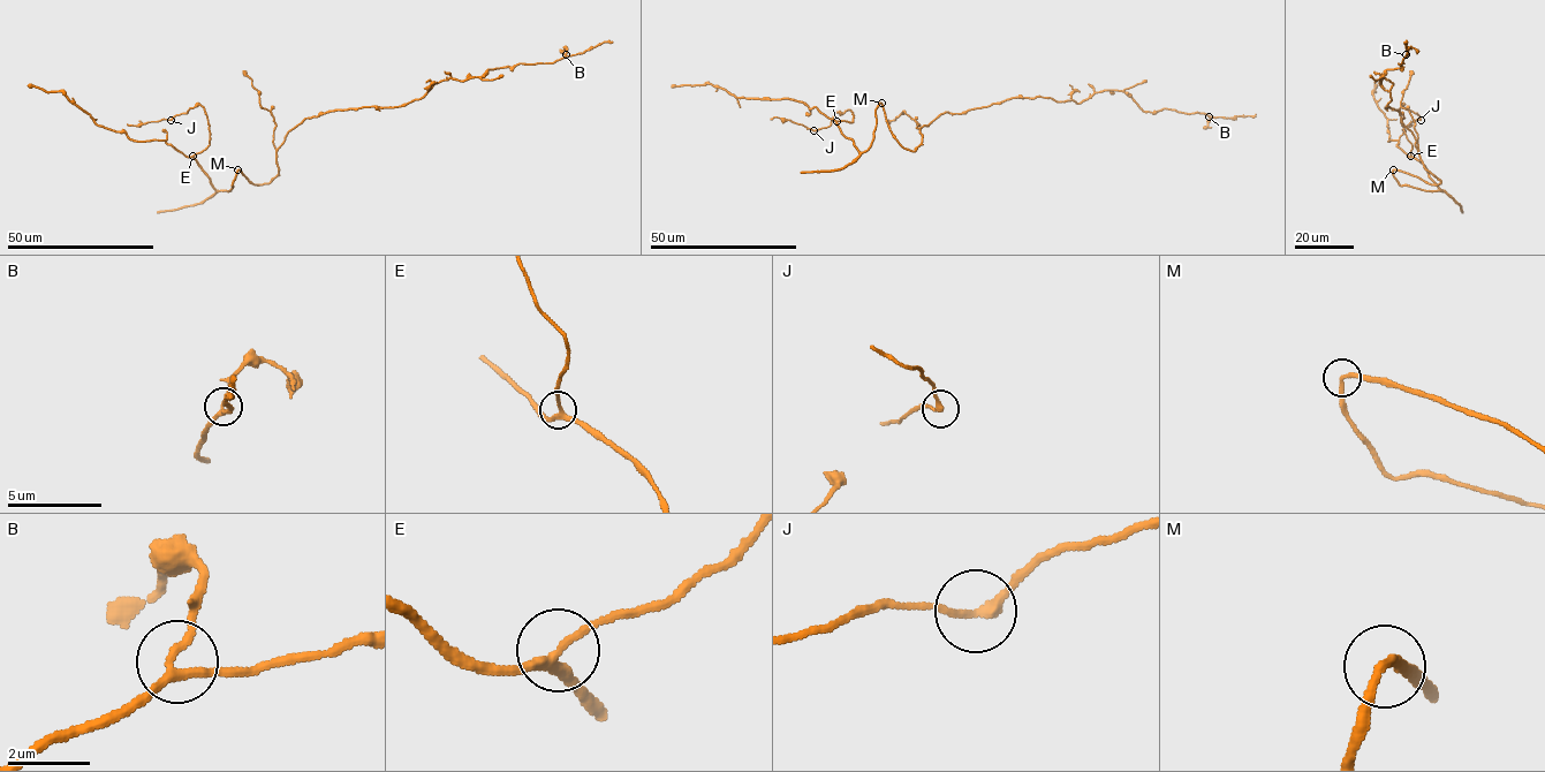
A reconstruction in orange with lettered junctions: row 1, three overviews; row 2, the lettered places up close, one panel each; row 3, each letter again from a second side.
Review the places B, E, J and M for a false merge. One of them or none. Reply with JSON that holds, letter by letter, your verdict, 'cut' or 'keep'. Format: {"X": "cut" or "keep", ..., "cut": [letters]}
{"B": "keep", "E": "keep", "J": "keep", "M": "keep", "cut": []}

